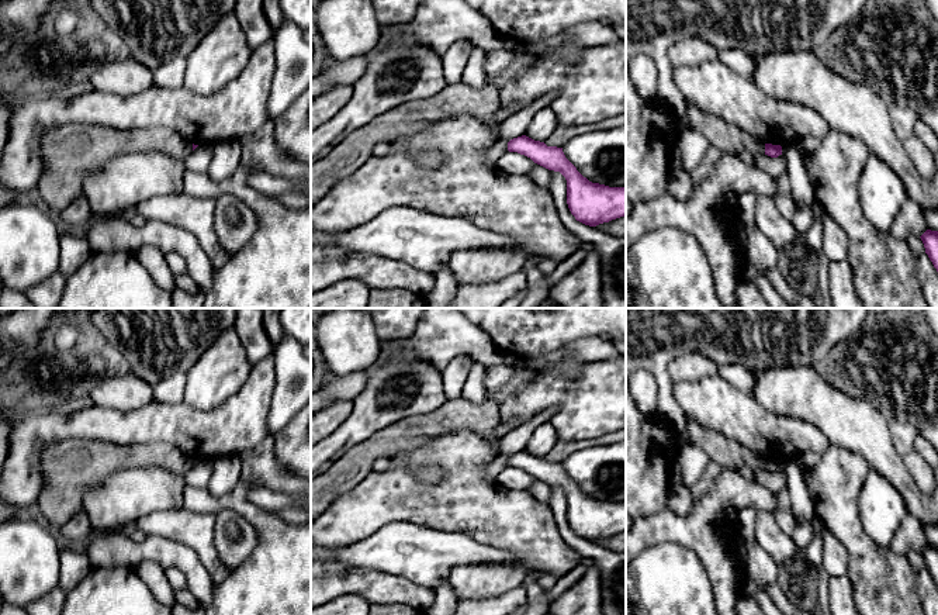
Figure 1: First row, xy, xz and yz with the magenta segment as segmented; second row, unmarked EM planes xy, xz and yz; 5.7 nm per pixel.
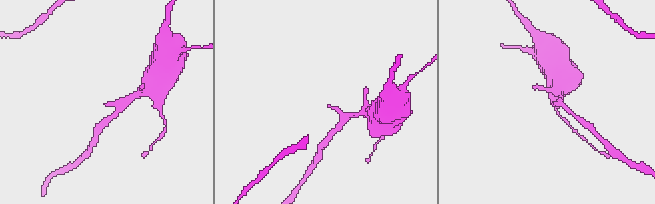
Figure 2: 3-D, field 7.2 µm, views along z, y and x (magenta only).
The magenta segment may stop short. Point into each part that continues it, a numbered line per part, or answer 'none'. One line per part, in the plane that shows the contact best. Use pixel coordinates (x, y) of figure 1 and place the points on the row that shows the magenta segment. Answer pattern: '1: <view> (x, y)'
none

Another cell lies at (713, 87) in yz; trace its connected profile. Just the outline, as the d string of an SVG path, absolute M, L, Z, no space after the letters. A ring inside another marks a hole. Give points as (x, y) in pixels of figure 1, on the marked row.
M717 58L700 66L675 68L672 79L675 87L688 103L737 125L764 144L788 146L799 144L807 137L823 139L831 129L816 110L765 94L751 80L731 70Z

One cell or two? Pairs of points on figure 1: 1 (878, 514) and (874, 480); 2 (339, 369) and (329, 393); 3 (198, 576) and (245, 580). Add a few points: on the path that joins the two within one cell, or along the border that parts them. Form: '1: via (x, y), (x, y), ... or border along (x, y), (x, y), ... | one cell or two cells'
1: via (878, 505), (876, 489) | one cell
2: border along (364, 370), (331, 376) | two cells
3: border along (215, 584), (210, 600) | two cells

